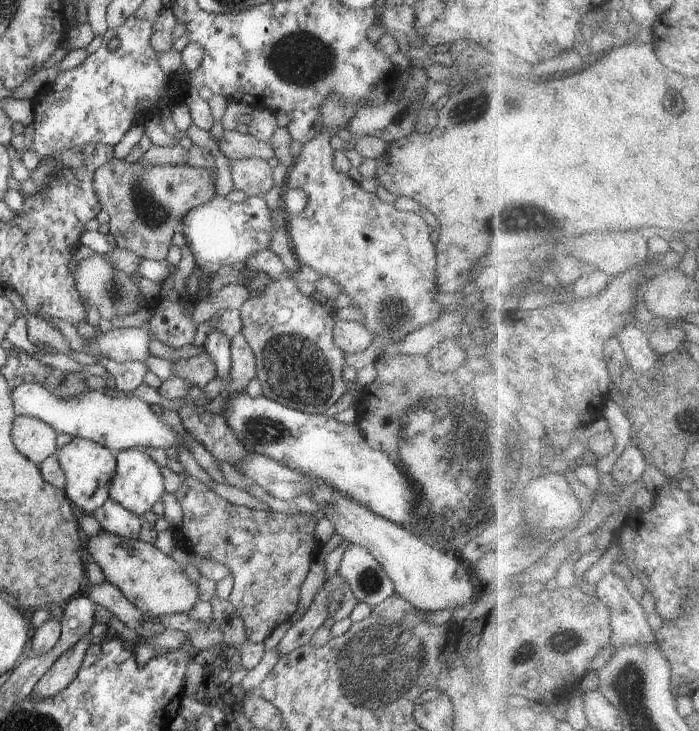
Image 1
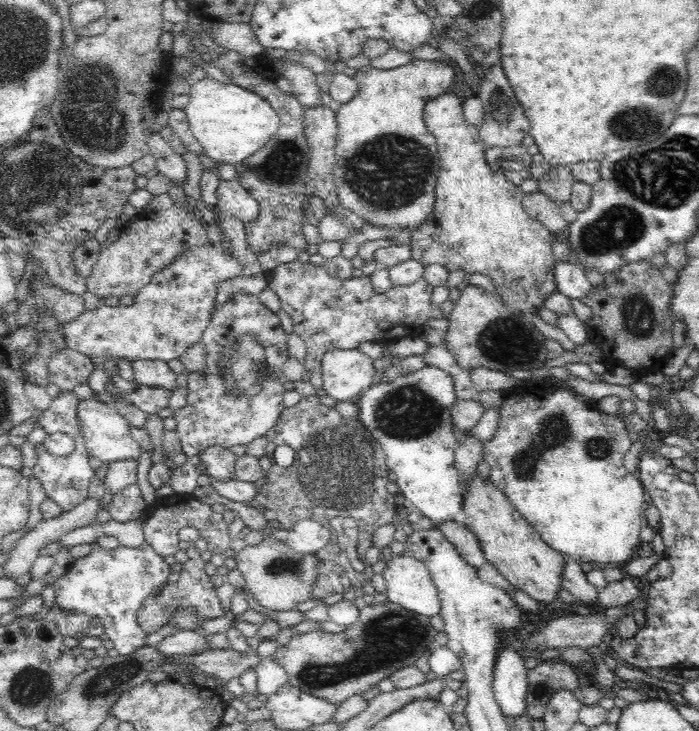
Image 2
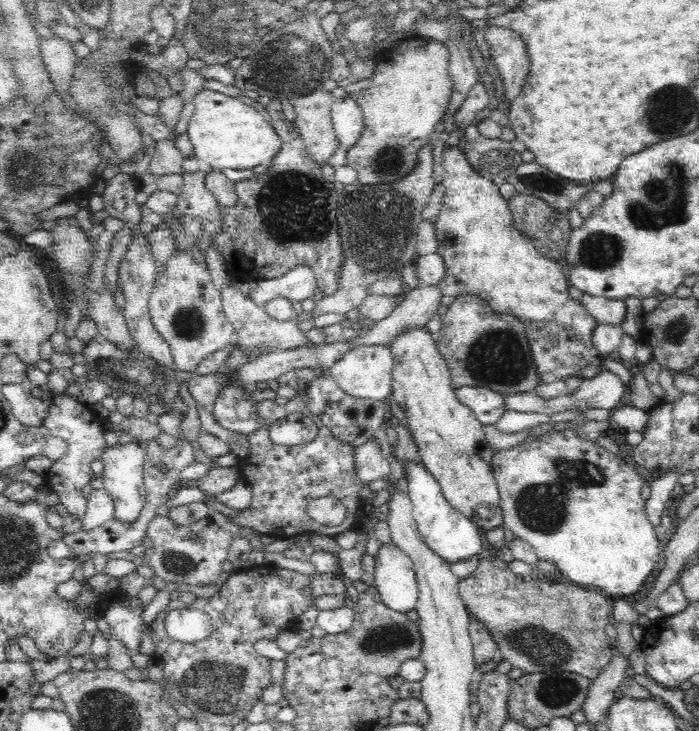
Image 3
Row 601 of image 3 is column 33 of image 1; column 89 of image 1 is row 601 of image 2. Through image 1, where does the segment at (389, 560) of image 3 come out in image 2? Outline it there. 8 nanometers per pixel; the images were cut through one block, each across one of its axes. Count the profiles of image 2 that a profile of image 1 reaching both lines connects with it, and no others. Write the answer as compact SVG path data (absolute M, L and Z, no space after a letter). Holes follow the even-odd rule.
M405 554L394 555L385 563L383 580L389 602L429 618L440 614L438 590L420 560Z

